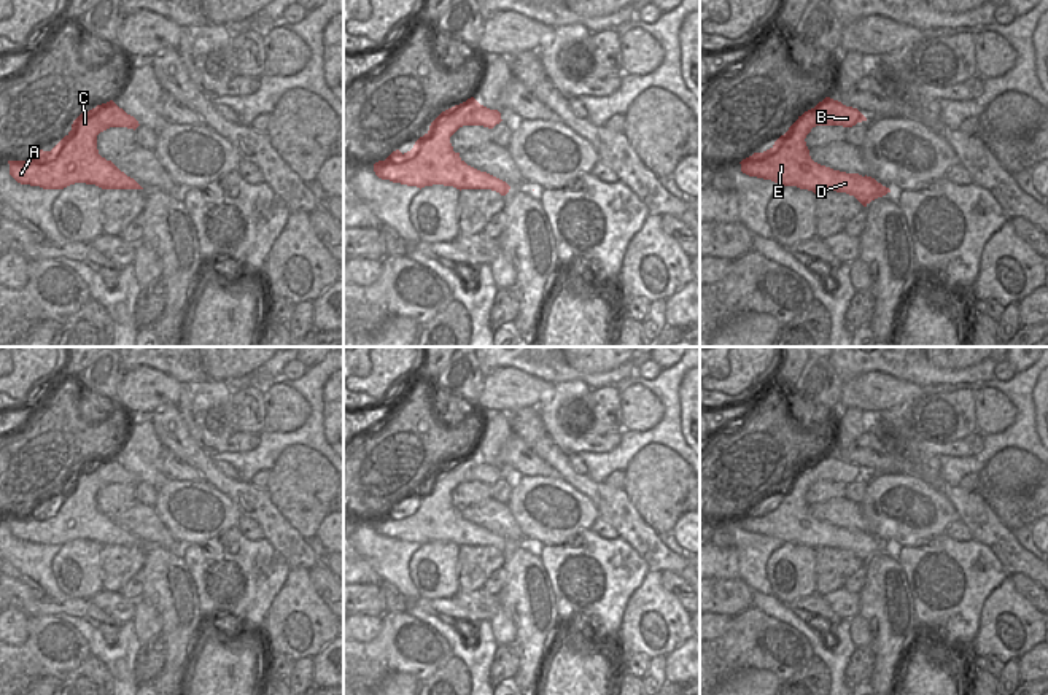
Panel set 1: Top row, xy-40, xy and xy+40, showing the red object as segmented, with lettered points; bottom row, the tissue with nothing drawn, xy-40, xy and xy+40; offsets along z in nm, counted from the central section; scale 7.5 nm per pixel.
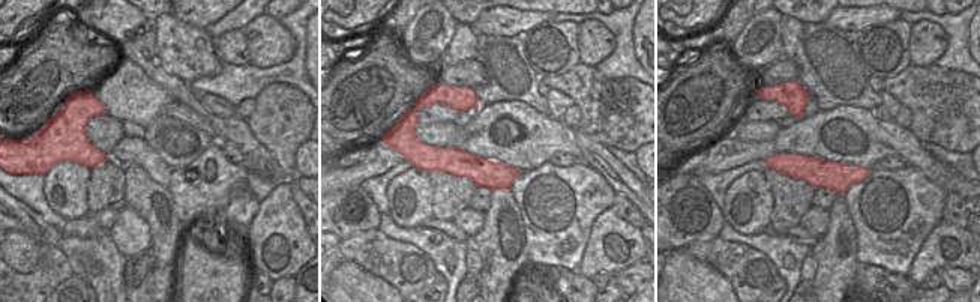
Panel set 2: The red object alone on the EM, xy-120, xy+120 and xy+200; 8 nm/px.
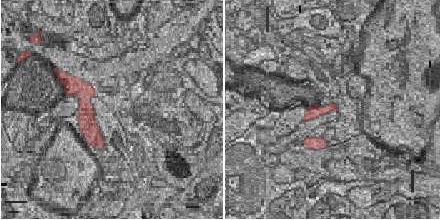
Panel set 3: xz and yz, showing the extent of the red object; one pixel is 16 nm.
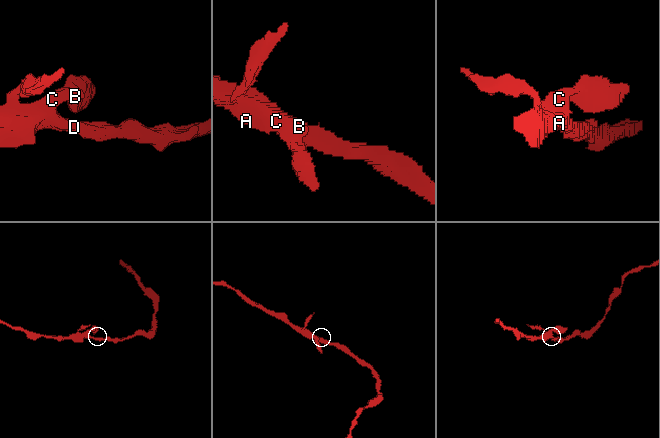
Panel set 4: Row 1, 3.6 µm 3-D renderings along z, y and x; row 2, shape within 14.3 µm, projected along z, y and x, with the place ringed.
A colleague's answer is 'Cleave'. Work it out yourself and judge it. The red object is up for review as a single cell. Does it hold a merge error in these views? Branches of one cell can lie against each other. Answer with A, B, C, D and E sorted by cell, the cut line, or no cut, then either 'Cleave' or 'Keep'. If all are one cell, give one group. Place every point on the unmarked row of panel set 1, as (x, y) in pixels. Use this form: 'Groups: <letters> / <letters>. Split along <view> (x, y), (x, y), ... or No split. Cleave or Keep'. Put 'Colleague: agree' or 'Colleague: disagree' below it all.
Groups: A B C D E. No split. Keep
Colleague: disagree

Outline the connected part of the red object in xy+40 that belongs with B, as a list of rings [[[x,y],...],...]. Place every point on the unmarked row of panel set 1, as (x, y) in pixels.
[[[825,453],[814,464],[798,472],[770,506],[743,515],[739,518],[741,528],[782,542],[808,546],[814,550],[821,547],[846,549],[867,563],[891,546],[871,533],[846,530],[814,518],[805,498],[816,482],[852,483],[862,477],[867,477],[867,474],[857,464]]]

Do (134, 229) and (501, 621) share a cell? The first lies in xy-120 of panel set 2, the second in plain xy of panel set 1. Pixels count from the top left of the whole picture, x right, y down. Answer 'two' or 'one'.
one

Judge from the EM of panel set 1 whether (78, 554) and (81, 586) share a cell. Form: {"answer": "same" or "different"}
{"answer": "same"}

